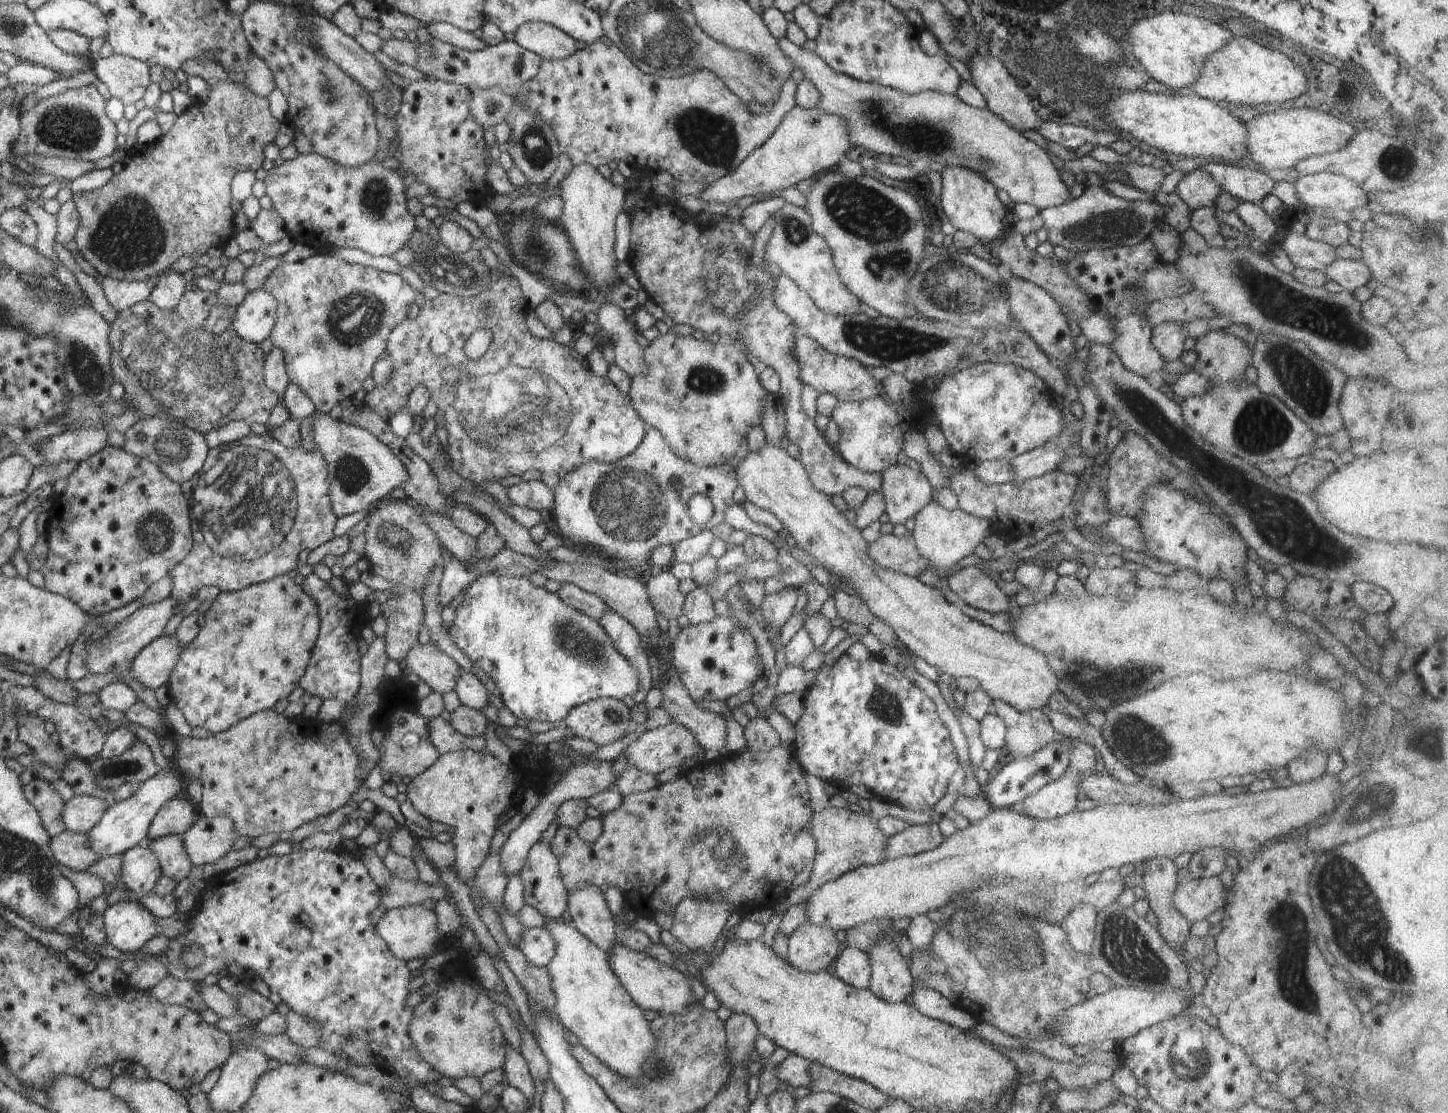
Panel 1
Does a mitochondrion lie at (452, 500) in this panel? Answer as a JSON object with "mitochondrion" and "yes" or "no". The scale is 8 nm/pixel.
{"mitochondrion":"no"}

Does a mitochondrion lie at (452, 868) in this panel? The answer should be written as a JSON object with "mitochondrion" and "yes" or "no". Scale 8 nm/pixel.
{"mitochondrion":"no"}

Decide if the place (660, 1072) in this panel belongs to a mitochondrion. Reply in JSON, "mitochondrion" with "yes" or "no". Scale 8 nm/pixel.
{"mitochondrion":"yes"}

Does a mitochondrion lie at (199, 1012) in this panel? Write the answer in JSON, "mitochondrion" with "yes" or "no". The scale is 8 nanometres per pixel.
{"mitochondrion":"no"}

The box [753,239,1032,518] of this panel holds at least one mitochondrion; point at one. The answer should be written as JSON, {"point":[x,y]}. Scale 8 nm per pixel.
{"point":[970,293]}

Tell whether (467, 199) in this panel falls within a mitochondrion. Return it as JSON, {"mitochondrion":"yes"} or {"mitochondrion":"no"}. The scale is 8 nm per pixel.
{"mitochondrion":"no"}

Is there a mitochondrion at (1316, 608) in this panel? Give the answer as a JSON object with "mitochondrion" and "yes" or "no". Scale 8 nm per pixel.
{"mitochondrion":"no"}

